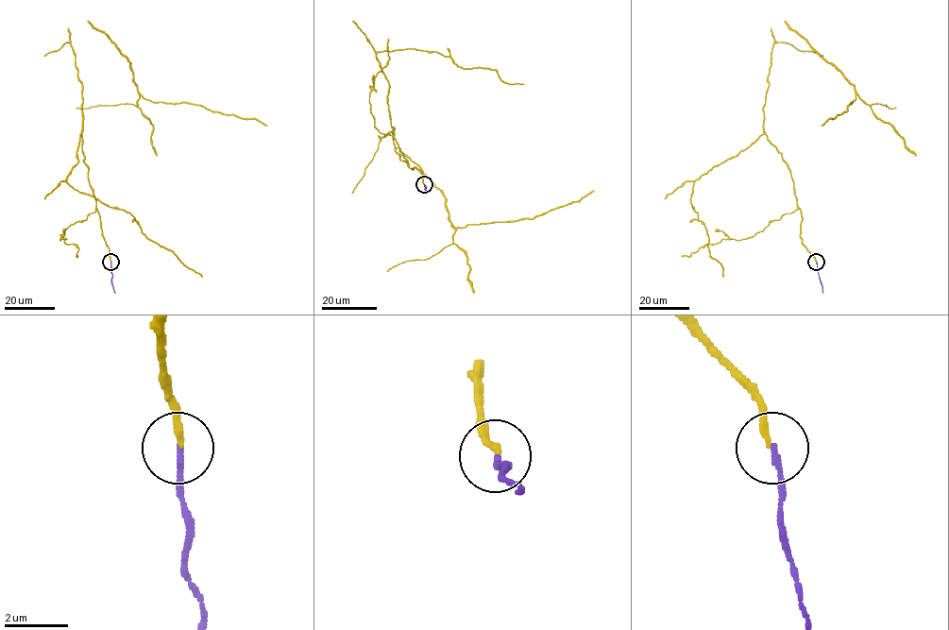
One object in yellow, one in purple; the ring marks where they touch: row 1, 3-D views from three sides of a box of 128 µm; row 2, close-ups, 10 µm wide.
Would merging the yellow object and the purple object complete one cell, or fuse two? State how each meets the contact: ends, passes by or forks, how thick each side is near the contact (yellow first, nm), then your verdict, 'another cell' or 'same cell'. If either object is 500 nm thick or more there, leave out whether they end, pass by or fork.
yellow ends | purple ends | 200/170 nm | same cell

